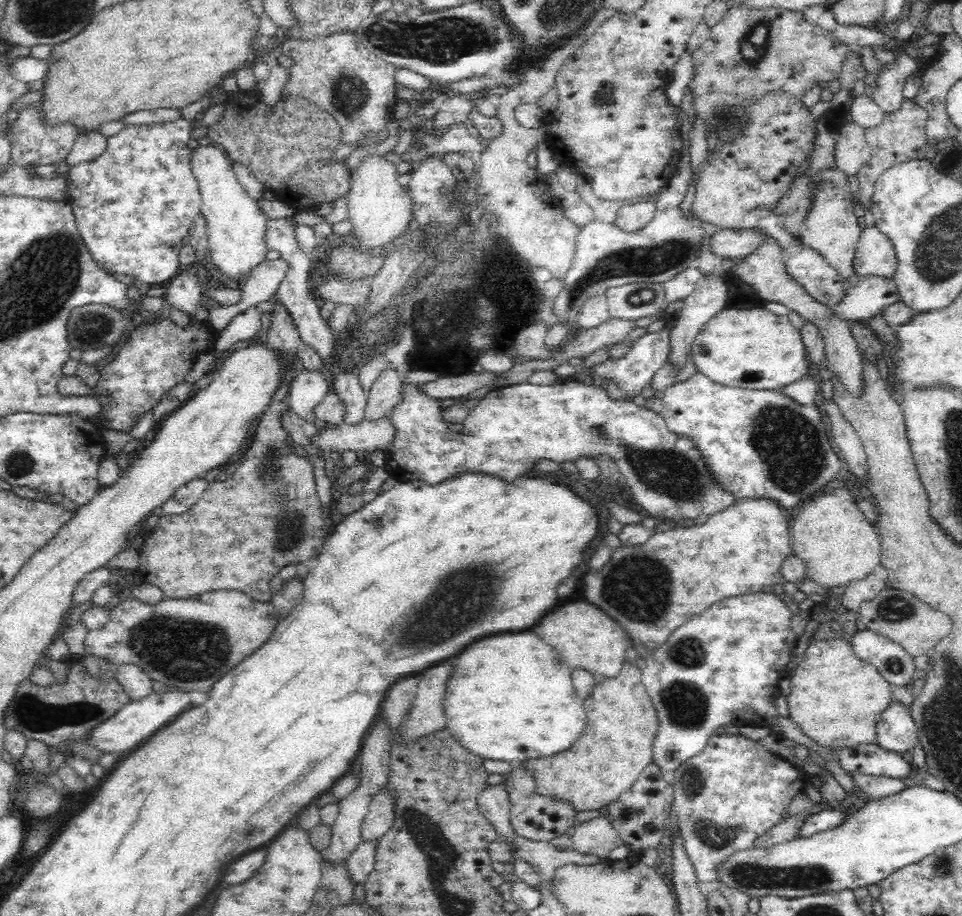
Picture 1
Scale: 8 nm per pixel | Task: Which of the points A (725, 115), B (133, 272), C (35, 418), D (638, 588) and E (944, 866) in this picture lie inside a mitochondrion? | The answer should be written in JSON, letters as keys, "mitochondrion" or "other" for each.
{"A":"mitochondrion","B":"other","C":"other","D":"mitochondrion","E":"mitochondrion"}

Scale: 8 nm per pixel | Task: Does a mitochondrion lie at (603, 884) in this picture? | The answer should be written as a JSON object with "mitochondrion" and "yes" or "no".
{"mitochondrion":"no"}

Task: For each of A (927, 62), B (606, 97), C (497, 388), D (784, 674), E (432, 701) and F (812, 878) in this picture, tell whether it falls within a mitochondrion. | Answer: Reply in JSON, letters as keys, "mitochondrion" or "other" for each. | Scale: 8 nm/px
{"A":"other","B":"mitochondrion","C":"other","D":"other","E":"other","F":"mitochondrion"}

